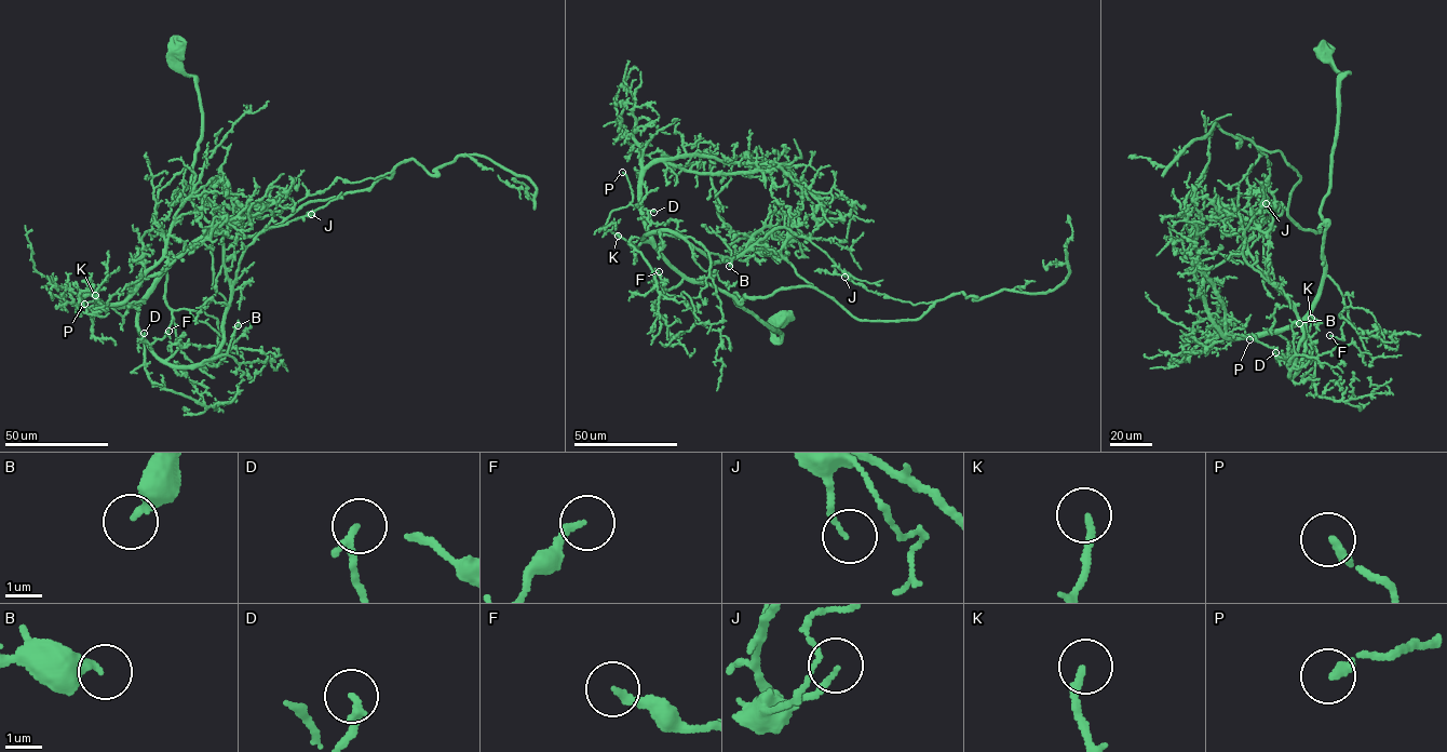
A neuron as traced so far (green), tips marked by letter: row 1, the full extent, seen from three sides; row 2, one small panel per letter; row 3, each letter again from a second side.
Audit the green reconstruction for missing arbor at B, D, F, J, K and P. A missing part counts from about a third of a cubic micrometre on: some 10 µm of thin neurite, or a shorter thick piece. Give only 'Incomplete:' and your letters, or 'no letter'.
Incomplete: K

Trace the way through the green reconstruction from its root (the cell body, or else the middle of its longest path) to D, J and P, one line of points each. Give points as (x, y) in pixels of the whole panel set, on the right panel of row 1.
D: (1326, 56), (1344, 72), (1320, 213), (1328, 223), (1326, 267), (1299, 362), (1276, 359), (1275, 352)
J: (1326, 56), (1344, 72), (1324, 222), (1273, 216), (1280, 291), (1242, 252), (1266, 203)
P: (1326, 56), (1344, 72), (1329, 192), (1320, 213), (1328, 224), (1317, 296), (1298, 322), (1249, 339)

